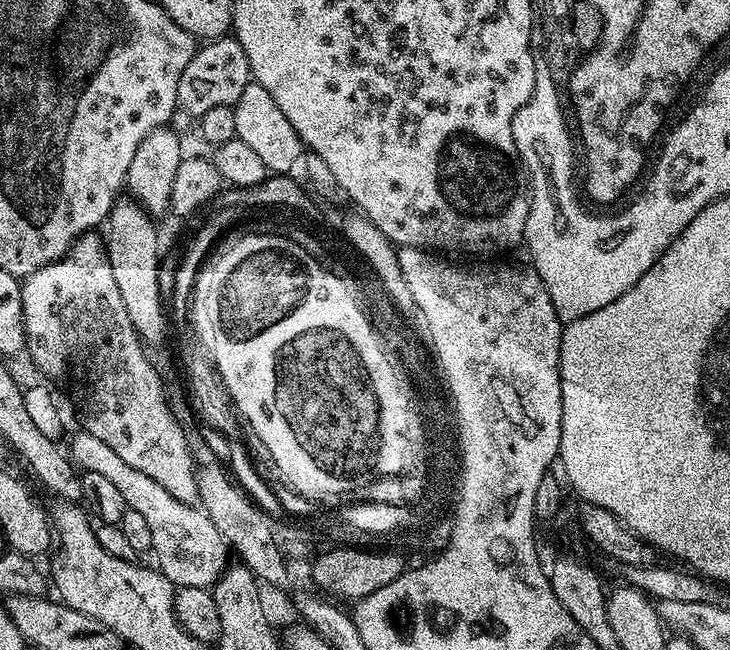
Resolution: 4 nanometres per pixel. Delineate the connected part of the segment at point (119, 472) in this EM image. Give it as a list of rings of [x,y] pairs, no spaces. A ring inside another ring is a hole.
[[[77,430],[73,434],[70,456],[84,472],[103,474],[122,493],[129,508],[138,510],[138,514],[146,518],[150,525],[155,563],[176,588],[211,589],[225,575],[229,567],[230,549],[222,534],[218,534],[214,522],[210,522],[207,514],[197,505],[180,502],[174,494],[170,494],[170,490],[162,490],[154,478],[146,478],[142,470],[134,470],[134,466],[122,462],[122,458],[118,458],[118,454],[114,454],[106,442],[94,438],[94,434],[89,432]]]

